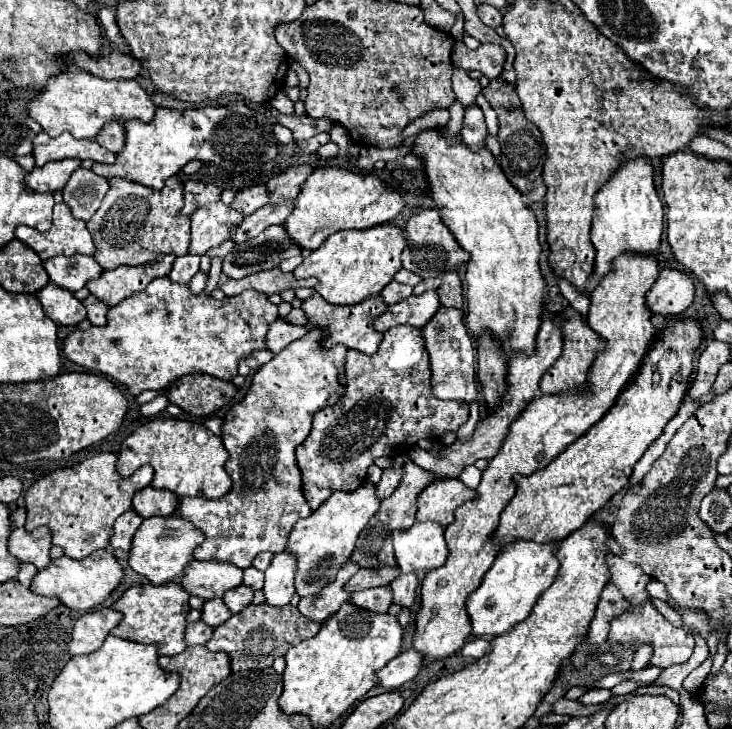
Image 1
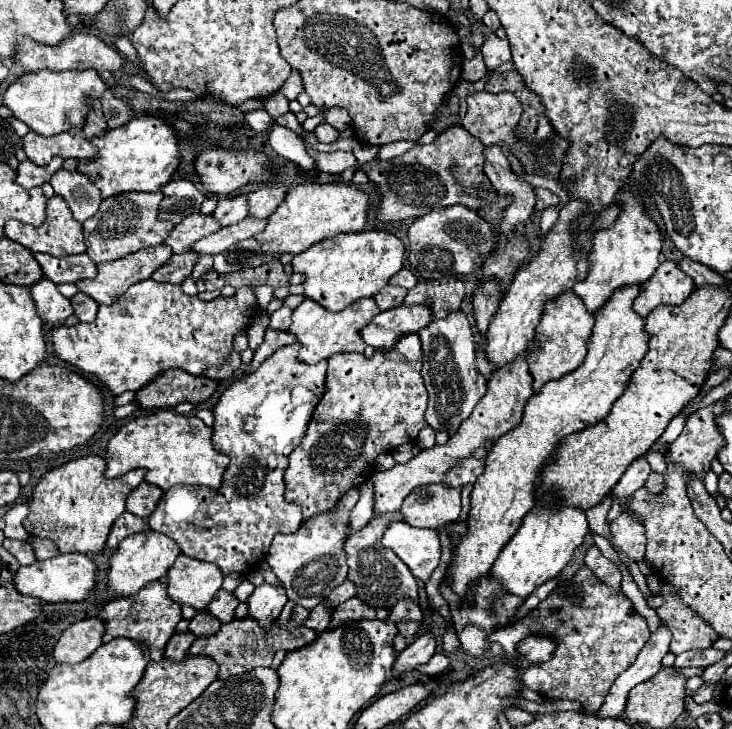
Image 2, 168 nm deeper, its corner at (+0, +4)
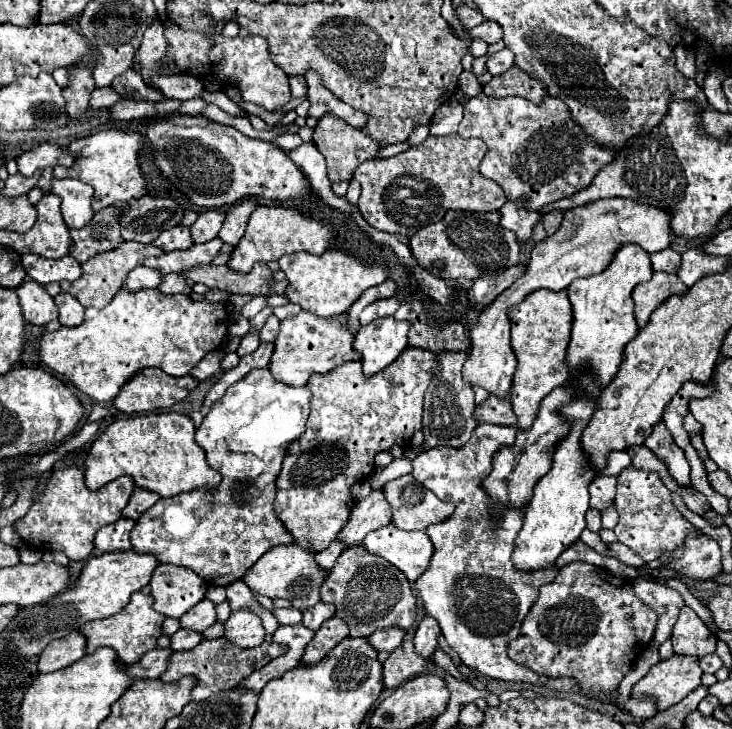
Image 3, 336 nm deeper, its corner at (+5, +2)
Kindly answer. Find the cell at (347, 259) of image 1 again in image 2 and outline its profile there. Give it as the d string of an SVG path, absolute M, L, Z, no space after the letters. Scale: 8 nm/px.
M350 232L350 234L338 234L334 238L322 240L314 246L310 246L308 250L300 252L294 256L292 260L292 268L294 272L302 272L306 276L304 280L304 296L314 298L318 304L322 304L326 310L332 312L340 312L344 310L348 304L356 302L358 298L364 296L374 296L376 292L380 292L388 280L400 272L404 266L404 244L398 236L390 234L390 232Z

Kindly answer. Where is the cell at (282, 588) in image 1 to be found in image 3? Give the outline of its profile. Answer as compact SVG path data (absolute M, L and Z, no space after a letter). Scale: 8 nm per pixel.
M239 610L233 612L225 622L223 638L229 640L231 644L237 644L239 648L255 648L263 642L265 628L259 616L255 616L249 610Z

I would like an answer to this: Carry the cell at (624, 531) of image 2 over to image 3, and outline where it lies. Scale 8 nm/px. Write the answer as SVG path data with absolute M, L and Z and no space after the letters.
M633 466L625 468L617 476L615 508L619 512L619 524L615 526L617 540L637 552L645 562L657 560L665 550L679 548L689 536L703 536L705 532L693 526L685 516L673 506L671 492L665 488L657 472L637 470Z

